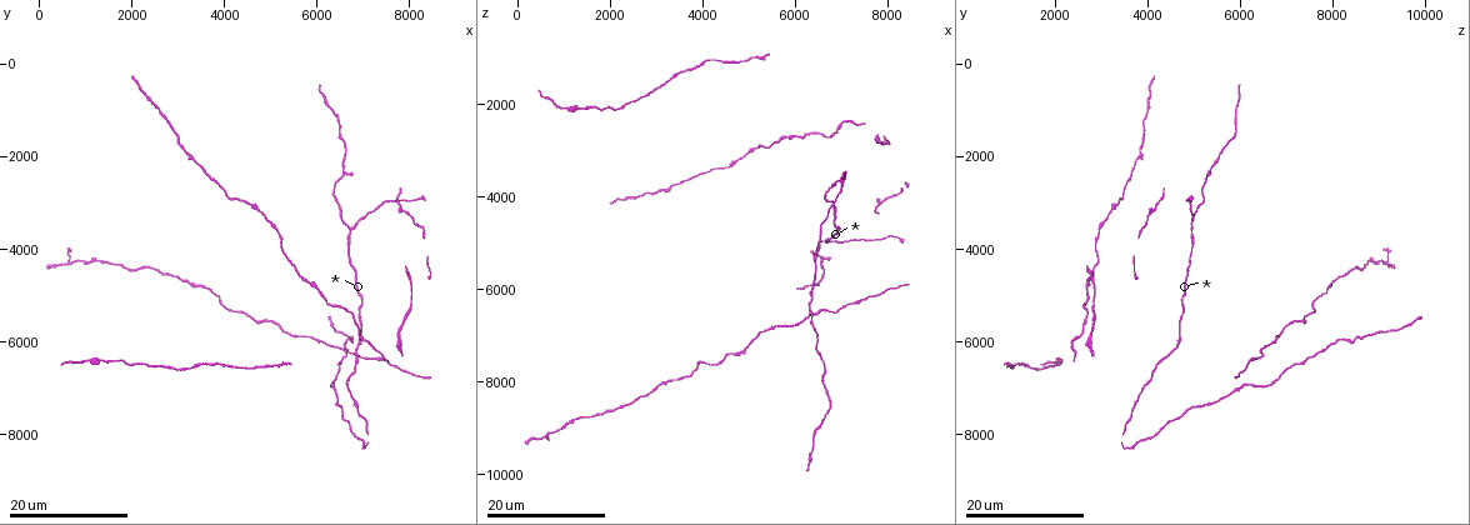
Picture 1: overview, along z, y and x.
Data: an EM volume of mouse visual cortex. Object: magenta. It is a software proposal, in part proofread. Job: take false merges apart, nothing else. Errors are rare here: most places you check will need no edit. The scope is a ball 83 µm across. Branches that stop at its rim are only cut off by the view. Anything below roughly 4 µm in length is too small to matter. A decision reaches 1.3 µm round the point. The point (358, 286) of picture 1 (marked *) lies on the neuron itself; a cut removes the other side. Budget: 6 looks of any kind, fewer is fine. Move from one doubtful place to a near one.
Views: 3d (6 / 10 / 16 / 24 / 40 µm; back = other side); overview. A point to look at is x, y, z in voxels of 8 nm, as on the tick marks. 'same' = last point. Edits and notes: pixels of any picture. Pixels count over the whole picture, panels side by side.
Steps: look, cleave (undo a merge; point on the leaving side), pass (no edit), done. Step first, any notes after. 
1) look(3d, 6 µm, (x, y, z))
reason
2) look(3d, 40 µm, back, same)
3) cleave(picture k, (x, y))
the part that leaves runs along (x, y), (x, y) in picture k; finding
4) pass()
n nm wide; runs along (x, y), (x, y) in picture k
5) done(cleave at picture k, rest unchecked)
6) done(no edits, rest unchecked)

look(3d, 16 µm, (6700, 3550, 4950))
three arms meet

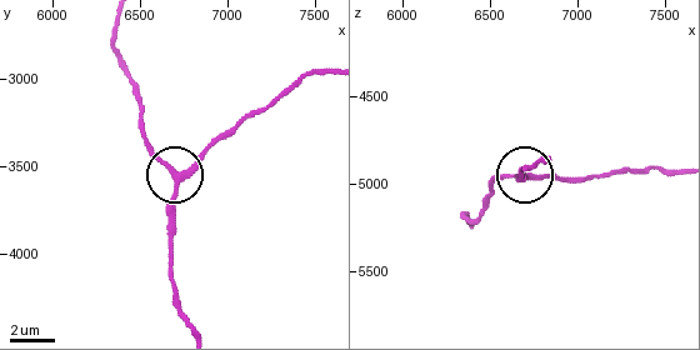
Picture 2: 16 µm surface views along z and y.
look(3d, 10 µm, same)

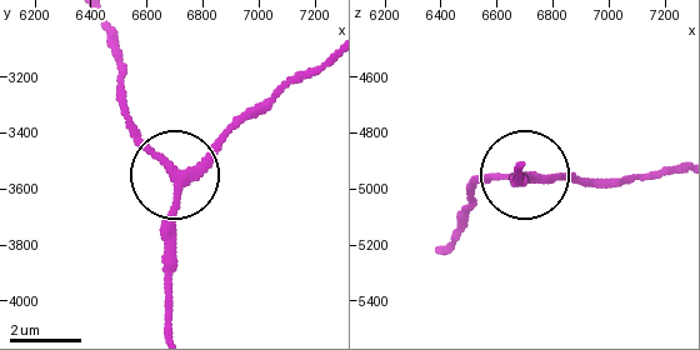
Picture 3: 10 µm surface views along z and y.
pass()
230 nm wide; runs along (169, 321), (178, 178), (126, 109) in picture 3; one neuron here

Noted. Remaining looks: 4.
look(3d, 16 µm, (5000, 3400, 3050))
thick turns thin

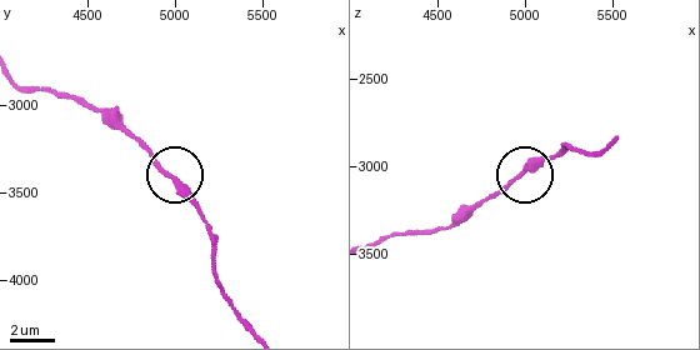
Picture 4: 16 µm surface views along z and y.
look(3d, 10 µm, (4980, 3420, 3040))

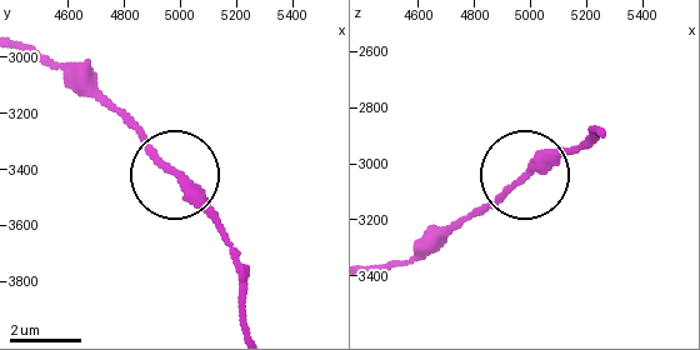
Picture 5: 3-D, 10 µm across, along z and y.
pass()
runs along (246, 321), (246, 276), (231, 241), (115, 110) in picture 5; one neuron here

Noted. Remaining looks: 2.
look(3d, 16 µm, (4500, 3050, 3400))
calibre changes

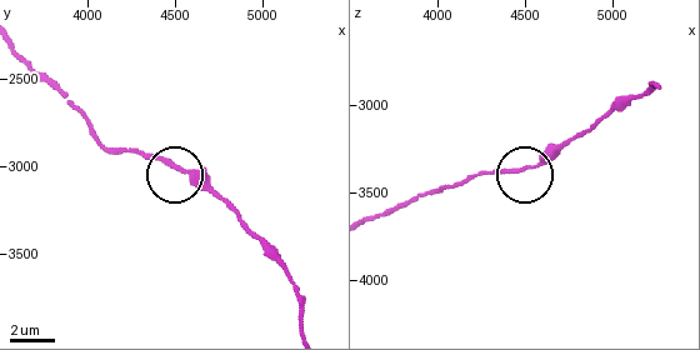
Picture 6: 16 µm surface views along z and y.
look(3d, 6 µm, (4480, 3020, 3360))

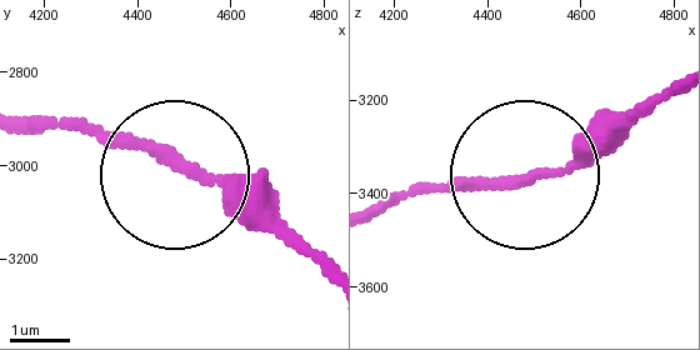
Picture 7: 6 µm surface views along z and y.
pass()
190 nm wide; runs along (669, 101), (550, 176), (390, 191) in picture 7; all the same neuron

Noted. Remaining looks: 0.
done(no edits, rest unchecked)

